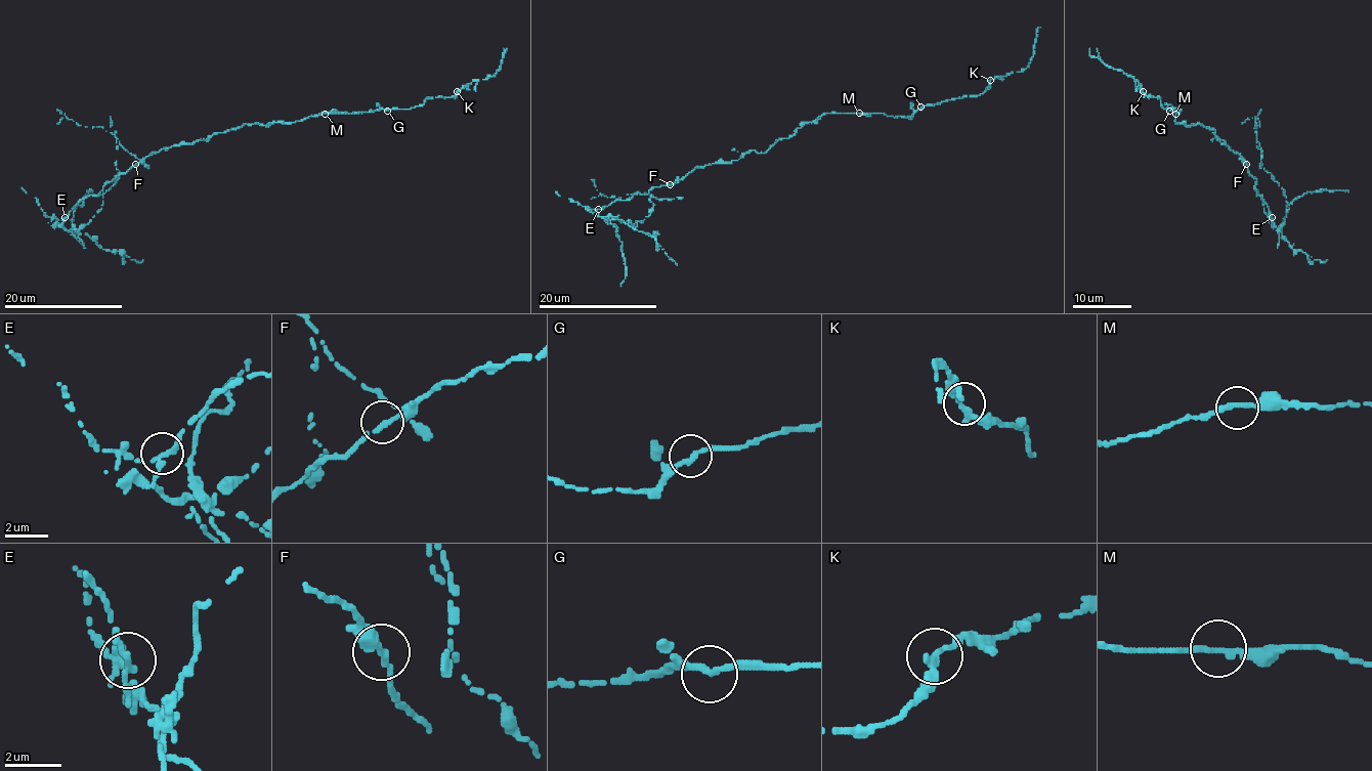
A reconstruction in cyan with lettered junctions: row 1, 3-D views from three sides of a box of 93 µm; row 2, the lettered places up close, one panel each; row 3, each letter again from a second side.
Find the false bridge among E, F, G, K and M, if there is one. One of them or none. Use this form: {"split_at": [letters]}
{"split_at": ["E"]}

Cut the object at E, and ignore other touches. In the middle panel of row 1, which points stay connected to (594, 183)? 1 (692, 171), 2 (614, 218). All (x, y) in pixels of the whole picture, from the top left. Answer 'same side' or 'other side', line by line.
1: other side
2: same side

